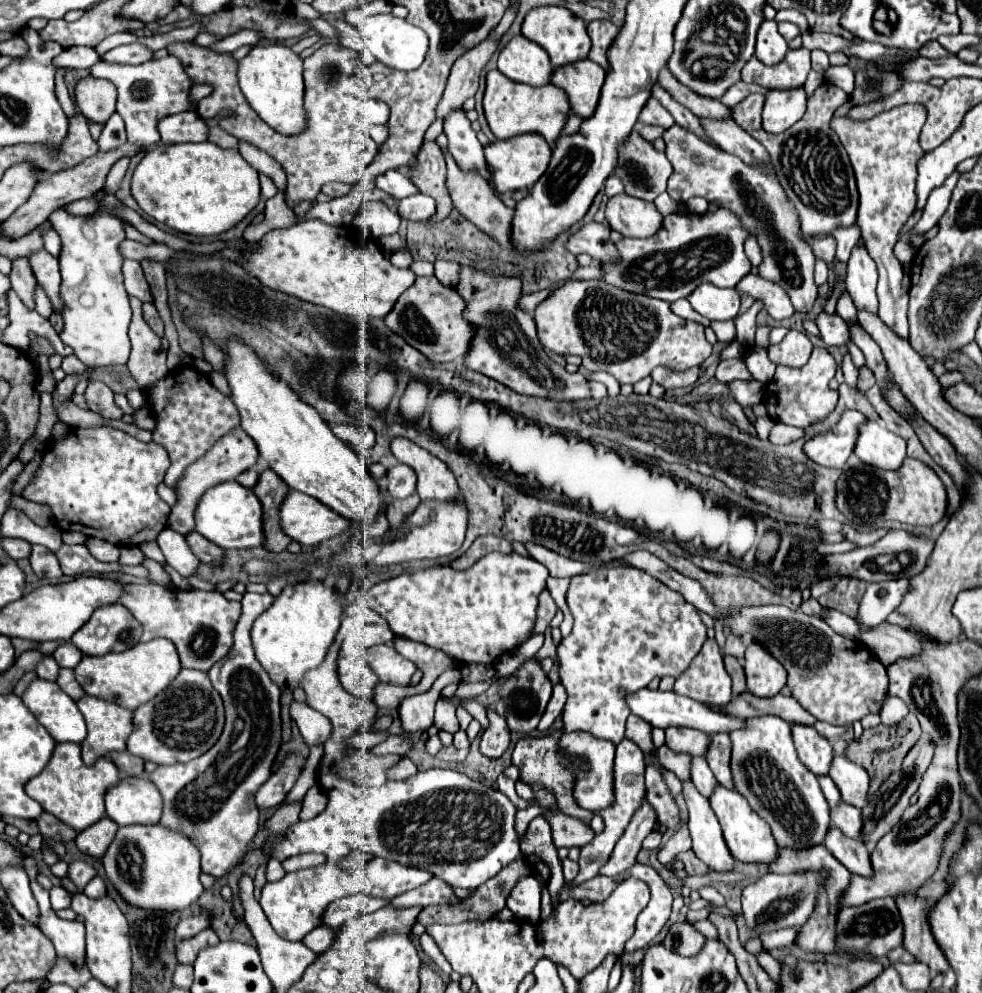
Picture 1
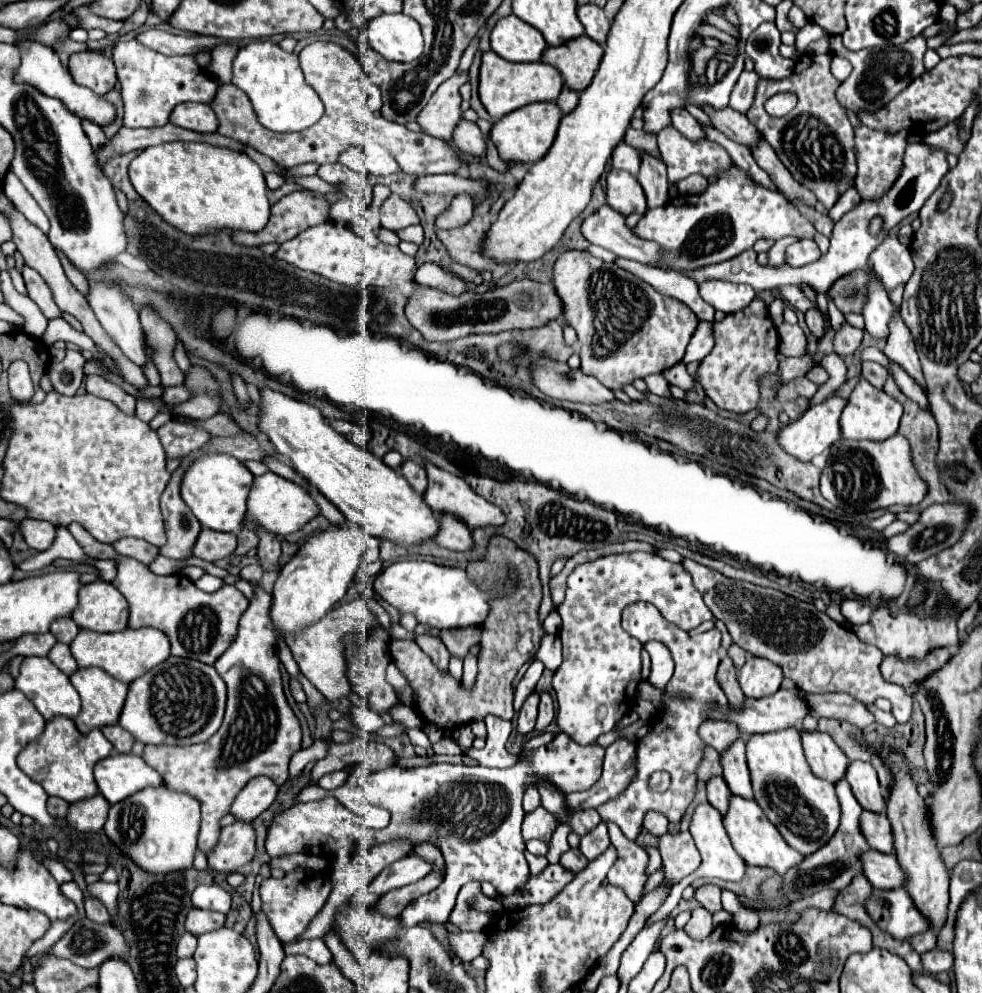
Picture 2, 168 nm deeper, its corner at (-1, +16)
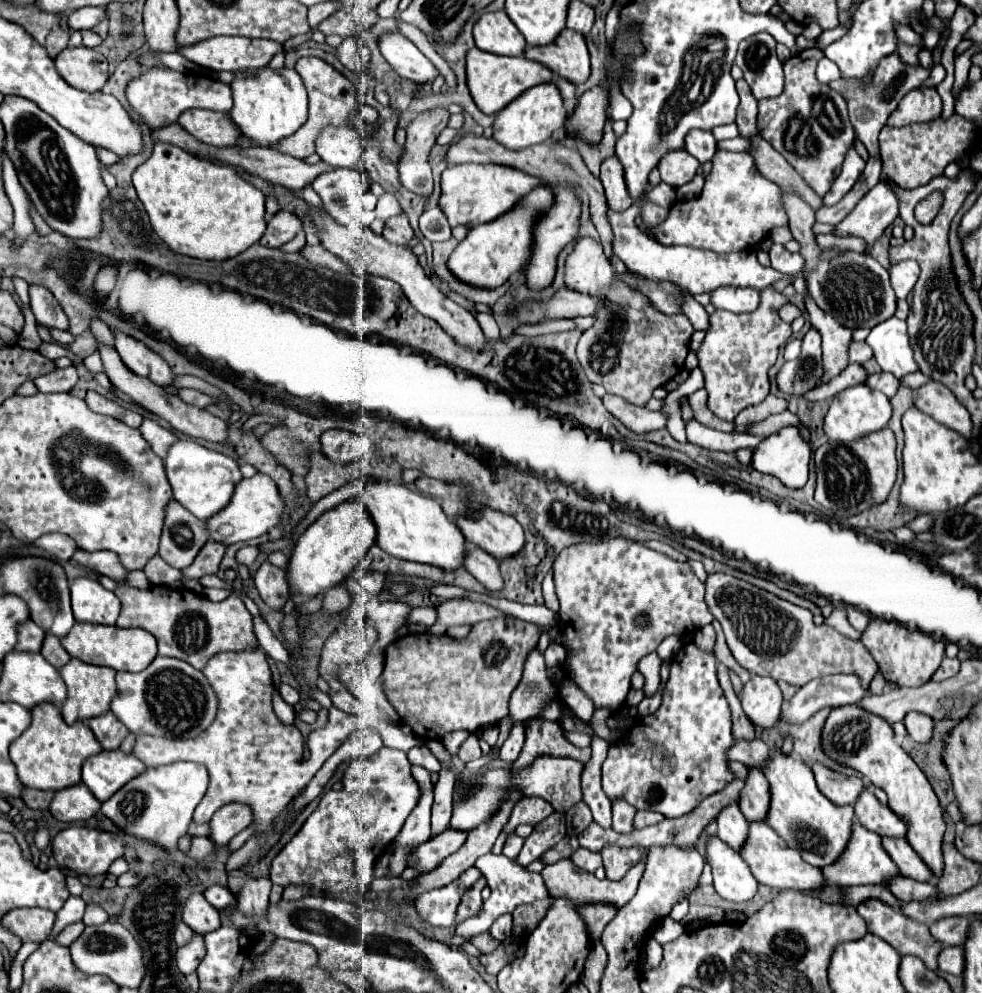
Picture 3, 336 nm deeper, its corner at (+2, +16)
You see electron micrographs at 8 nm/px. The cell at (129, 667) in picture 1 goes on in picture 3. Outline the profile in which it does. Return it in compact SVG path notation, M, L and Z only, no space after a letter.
M76 622L72 626L72 630L60 642L70 656L80 658L86 664L108 666L108 668L114 668L114 670L140 672L156 658L156 640L150 632L146 632L142 628L124 630L124 628L118 628L118 626L100 626L100 624Z

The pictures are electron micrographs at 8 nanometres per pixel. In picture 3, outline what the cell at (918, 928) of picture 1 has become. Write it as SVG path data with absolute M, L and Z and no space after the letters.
M848 704L844 708L832 708L824 728L822 728L822 750L834 762L858 770L874 786L882 788L888 794L888 806L906 822L908 826L908 844L918 852L918 856L930 866L930 870L940 876L942 862L942 836L946 822L942 816L942 806L922 774L916 762L894 742L894 730L886 720L858 708L858 704Z

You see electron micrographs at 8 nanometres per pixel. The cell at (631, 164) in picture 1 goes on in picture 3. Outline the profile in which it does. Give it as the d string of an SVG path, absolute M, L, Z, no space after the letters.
M646 204L642 208L642 220L644 220L644 226L646 226L650 236L654 236L654 228L658 224L662 224L662 220L666 220L666 216L668 216L668 210L660 208L656 204Z

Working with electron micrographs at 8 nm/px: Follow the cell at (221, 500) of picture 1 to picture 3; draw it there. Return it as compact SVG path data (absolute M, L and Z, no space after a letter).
M192 440L174 442L164 458L164 468L174 492L174 500L190 510L198 520L208 520L214 516L214 512L220 512L230 502L234 486L242 480L236 460L222 452L208 450Z

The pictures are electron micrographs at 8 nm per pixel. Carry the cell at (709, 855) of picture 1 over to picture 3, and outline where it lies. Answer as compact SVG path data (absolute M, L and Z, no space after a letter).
M712 838L706 852L706 860L712 864L714 888L724 900L748 902L756 896L758 882L738 852L726 846L720 838Z

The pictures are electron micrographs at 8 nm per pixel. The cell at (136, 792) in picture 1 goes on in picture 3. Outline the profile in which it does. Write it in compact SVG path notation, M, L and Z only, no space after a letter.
M102 750L82 764L82 782L100 800L108 800L128 780L136 778L146 766L132 754L118 750Z

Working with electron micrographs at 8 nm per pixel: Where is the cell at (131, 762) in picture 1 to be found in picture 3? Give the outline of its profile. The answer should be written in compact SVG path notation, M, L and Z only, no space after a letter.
M106 712L104 716L90 718L88 726L92 728L96 740L100 742L100 746L104 750L116 750L128 734L128 728L112 712Z

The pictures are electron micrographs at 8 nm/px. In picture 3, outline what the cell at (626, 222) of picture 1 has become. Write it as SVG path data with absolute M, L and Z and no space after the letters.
M610 156L602 162L600 180L606 190L606 200L610 210L626 210L632 204L632 198L624 182L624 168L616 156Z

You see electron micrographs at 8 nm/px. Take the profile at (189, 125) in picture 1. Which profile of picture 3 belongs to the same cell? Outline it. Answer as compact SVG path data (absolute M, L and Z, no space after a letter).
M186 110L178 118L178 124L196 140L216 148L238 146L238 138L242 134L228 114L214 110Z

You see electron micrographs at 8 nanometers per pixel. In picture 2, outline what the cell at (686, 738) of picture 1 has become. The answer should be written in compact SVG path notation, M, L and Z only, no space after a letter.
M705 720L705 724L701 724L699 732L701 732L701 740L705 740L705 744L713 746L717 752L725 750L733 740L737 740L741 736L741 732L737 730L735 724L715 722L715 720Z

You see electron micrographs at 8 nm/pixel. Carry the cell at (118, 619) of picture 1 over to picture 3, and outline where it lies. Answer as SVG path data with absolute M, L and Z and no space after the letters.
M76 578L70 586L72 610L78 622L114 626L120 614L120 600L92 578Z

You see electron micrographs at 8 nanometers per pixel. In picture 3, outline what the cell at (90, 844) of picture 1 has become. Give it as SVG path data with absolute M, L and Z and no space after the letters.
M80 782L76 786L68 786L64 790L54 792L48 810L60 822L78 822L78 820L92 818L100 810L100 802Z

